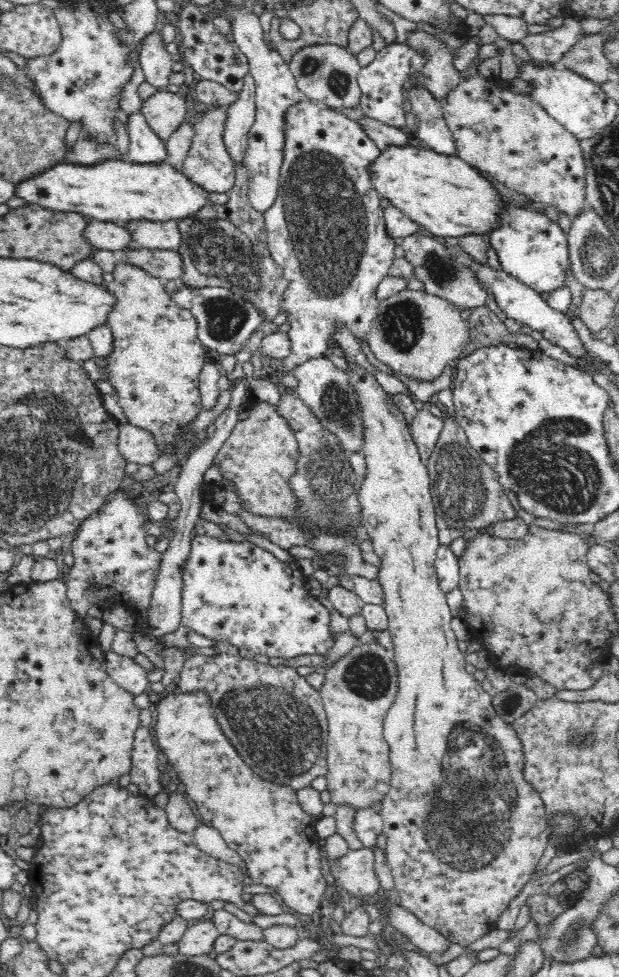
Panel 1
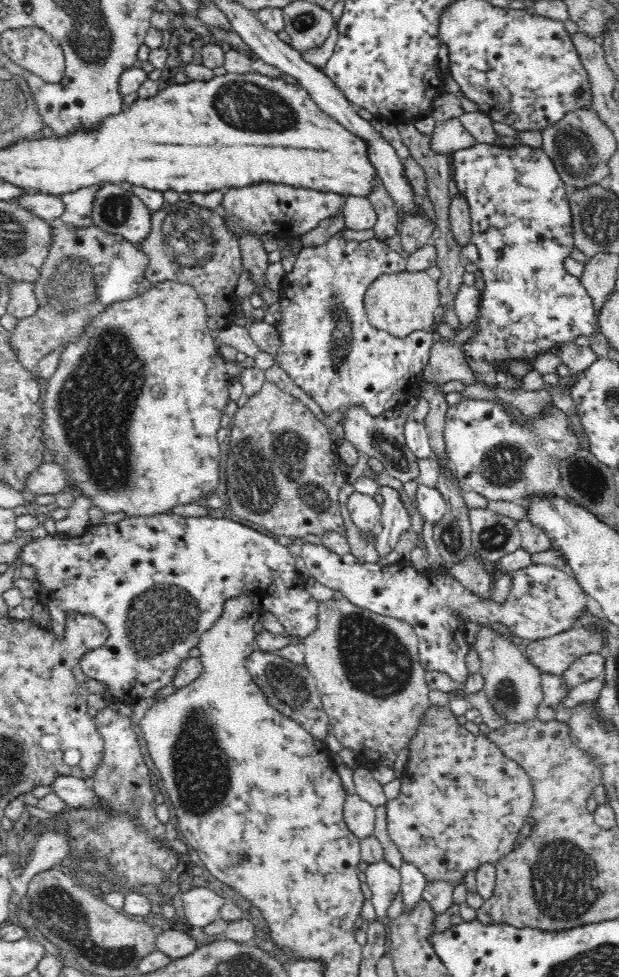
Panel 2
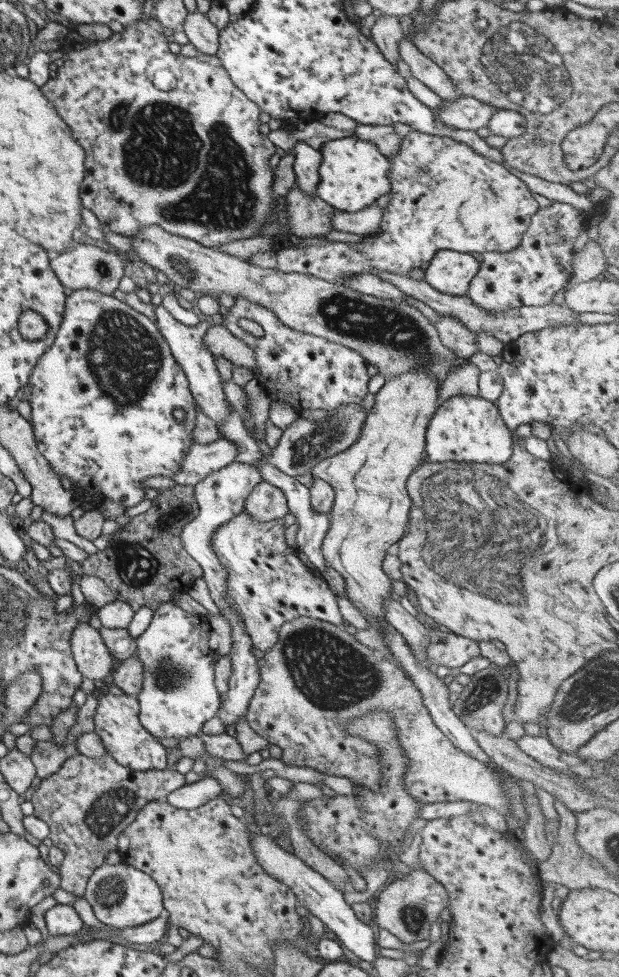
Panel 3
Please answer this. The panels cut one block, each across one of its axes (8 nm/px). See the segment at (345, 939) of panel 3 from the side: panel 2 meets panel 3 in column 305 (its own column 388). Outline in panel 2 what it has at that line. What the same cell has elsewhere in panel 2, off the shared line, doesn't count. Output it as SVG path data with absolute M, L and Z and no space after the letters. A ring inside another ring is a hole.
M382 860L378 864L368 864L363 880L372 892L370 898L377 919L386 919L388 908L392 906L392 902L401 892L401 874L399 870L394 869Z

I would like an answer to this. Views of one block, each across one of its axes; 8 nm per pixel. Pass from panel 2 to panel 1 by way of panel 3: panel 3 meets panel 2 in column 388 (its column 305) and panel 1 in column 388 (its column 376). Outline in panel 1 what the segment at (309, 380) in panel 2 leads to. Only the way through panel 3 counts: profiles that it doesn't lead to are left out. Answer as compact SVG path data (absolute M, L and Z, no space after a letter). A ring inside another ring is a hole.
M310 100L291 106L285 121L280 190L275 204L263 215L269 252L289 285L281 303L281 312L290 315L287 335L291 340L291 351L283 362L286 369L292 369L308 358L324 357L327 338L334 332L336 322L346 324L356 338L367 338L371 324L379 315L380 300L376 299L376 288L395 261L396 243L388 235L382 198L370 175L370 165L380 158L382 150L360 123L338 110Z

